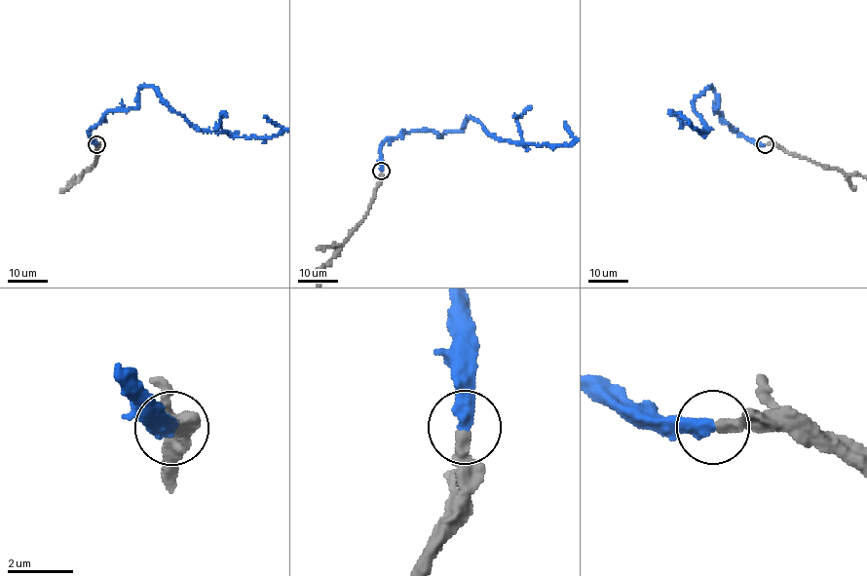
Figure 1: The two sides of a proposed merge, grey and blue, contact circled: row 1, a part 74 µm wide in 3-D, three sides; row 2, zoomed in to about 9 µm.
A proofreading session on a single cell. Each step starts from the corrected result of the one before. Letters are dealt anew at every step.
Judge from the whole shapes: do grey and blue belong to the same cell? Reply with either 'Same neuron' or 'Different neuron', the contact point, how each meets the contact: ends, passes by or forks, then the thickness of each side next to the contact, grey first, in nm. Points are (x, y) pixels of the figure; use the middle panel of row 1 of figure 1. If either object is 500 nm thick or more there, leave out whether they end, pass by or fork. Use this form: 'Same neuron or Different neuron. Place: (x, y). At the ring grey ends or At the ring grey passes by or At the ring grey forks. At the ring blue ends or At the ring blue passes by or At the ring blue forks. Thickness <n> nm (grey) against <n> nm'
Same neuron. Place: (381, 171). At the ring grey ends. At the ring blue ends. Thickness 320 nm (grey) against 400 nm

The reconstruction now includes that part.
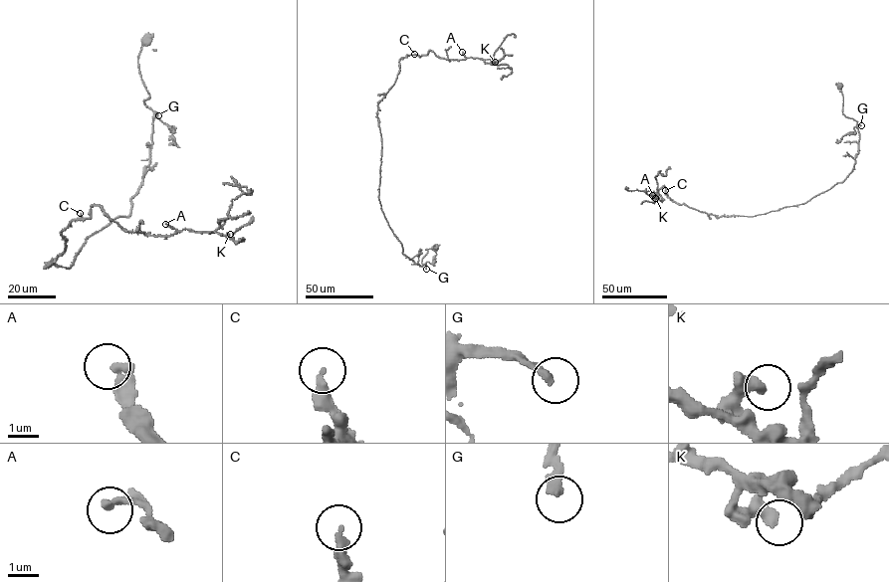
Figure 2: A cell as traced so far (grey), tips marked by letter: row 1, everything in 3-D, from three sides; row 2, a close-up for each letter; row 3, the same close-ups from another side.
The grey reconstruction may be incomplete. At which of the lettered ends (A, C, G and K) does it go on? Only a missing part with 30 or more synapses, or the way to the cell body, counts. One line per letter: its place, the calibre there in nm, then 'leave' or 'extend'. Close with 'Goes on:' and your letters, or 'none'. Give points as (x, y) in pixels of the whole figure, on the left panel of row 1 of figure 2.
A: at (165, 224); 320 nm thick; leave
C: at (80, 213); 280 nm thick; leave
G: at (158, 115); 280 nm thick; extend
K: at (230, 234); 420 nm thick; leave
Goes on: G

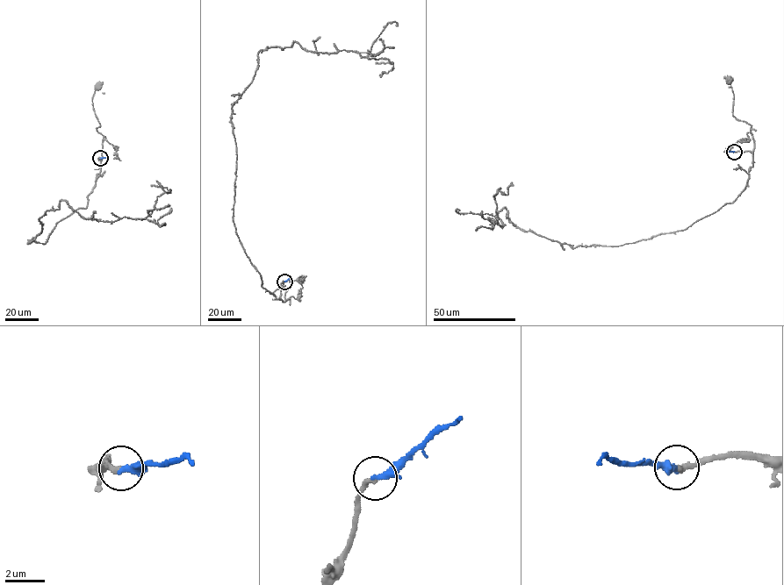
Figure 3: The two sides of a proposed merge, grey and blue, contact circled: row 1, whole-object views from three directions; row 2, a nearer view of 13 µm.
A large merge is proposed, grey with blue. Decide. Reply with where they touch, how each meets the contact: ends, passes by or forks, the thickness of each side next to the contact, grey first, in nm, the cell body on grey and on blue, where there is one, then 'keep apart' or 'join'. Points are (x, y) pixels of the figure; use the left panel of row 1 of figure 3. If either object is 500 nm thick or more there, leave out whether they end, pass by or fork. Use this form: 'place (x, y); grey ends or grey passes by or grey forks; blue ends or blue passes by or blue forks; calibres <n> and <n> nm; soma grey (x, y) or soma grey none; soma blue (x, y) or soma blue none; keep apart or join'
place (100, 158); grey ends; blue ends; calibres 280 and 340 nm; soma grey (97, 87); soma blue none; join

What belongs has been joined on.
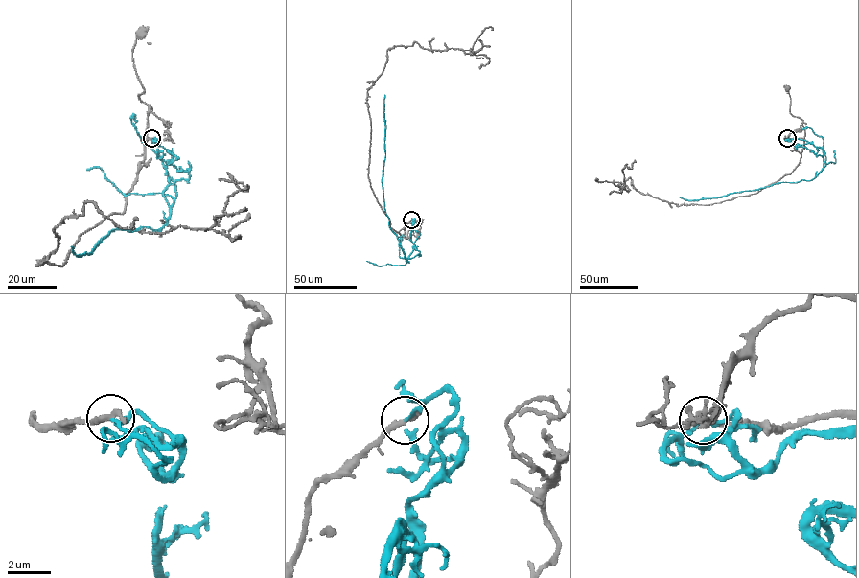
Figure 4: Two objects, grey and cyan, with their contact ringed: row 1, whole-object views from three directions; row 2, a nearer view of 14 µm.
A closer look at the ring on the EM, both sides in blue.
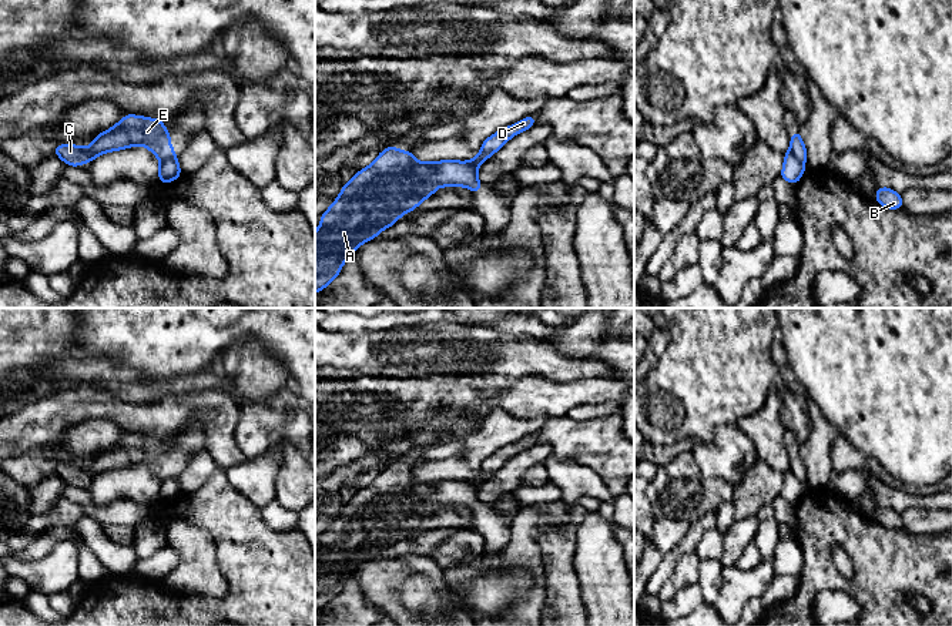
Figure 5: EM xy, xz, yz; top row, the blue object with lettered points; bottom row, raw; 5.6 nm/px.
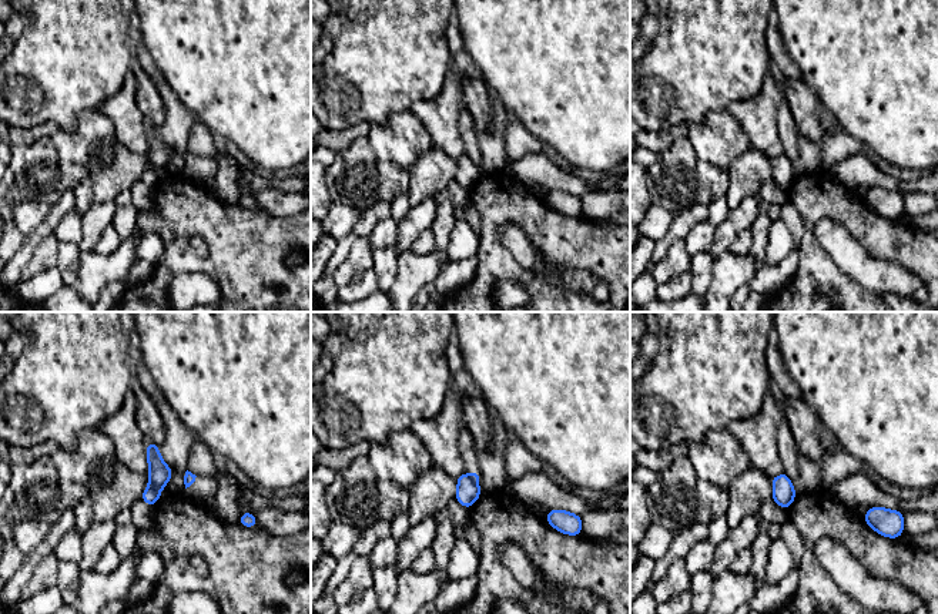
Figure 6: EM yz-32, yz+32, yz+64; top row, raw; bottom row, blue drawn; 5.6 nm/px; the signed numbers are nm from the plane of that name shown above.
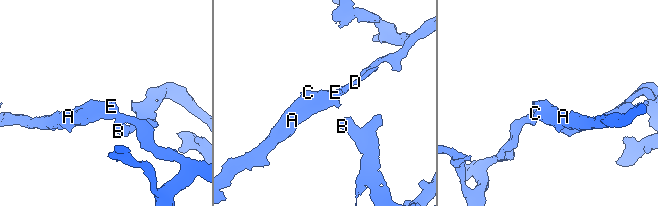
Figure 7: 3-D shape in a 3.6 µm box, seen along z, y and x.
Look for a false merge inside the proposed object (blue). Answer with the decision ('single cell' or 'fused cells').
fused cells

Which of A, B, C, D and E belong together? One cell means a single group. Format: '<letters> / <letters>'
A C E / B D

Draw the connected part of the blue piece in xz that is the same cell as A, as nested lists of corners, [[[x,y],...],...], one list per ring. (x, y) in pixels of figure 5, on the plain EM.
[[[395,463],[386,466],[373,482],[342,506],[336,519],[321,535],[315,550],[315,612],[321,612],[335,599],[355,569],[376,558],[382,549],[390,548],[403,533],[413,530],[432,516],[439,506],[466,506],[473,513],[482,509],[477,488],[490,473],[479,471],[473,479],[416,481],[413,471],[398,469]]]

